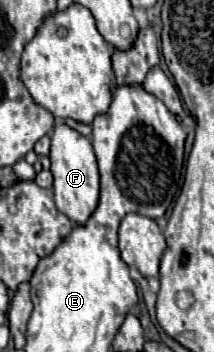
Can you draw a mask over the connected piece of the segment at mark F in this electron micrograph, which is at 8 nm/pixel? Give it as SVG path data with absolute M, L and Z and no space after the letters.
M56 123L52 131L52 147L50 147L50 161L52 161L52 175L54 175L54 201L56 207L70 217L72 223L84 223L90 213L94 213L98 205L100 193L100 179L98 179L98 165L92 143L88 137L80 135L66 123Z

